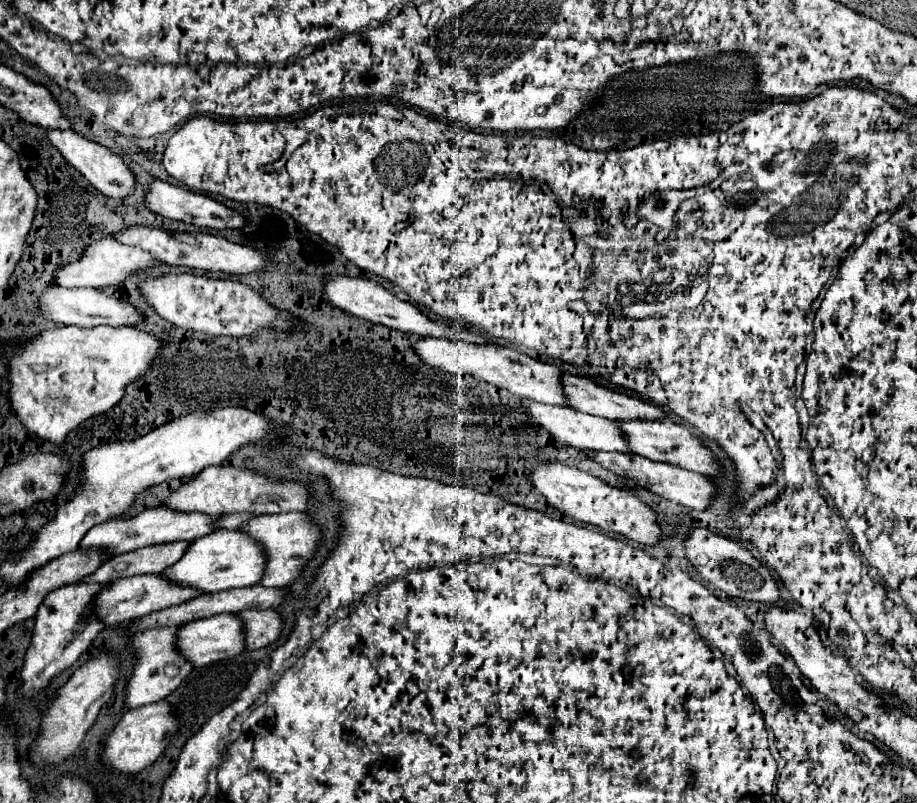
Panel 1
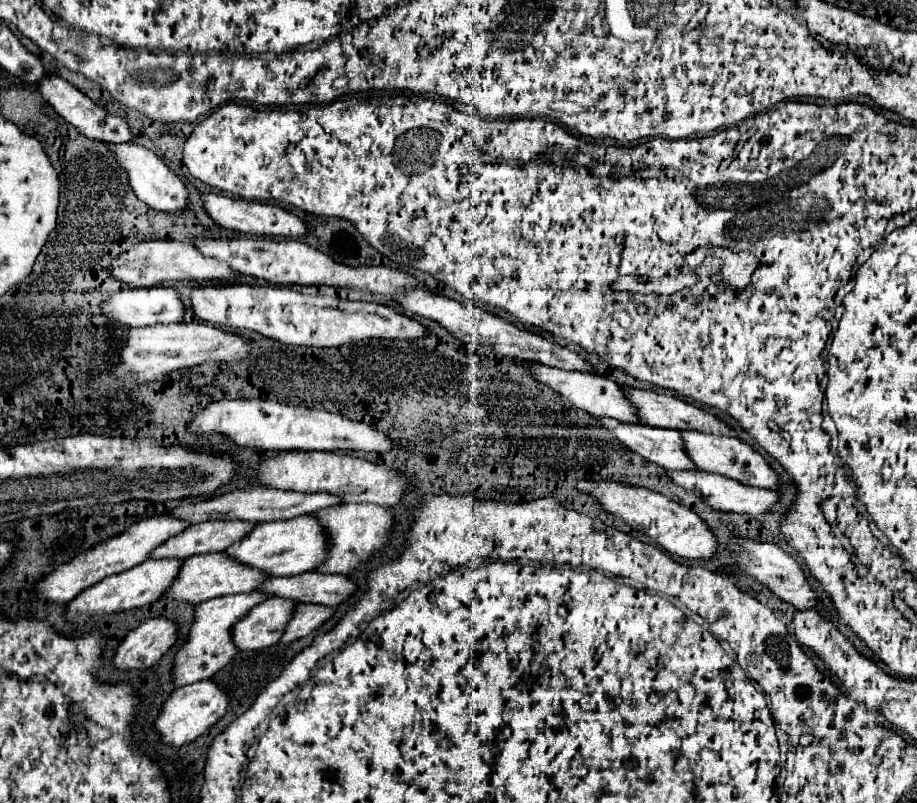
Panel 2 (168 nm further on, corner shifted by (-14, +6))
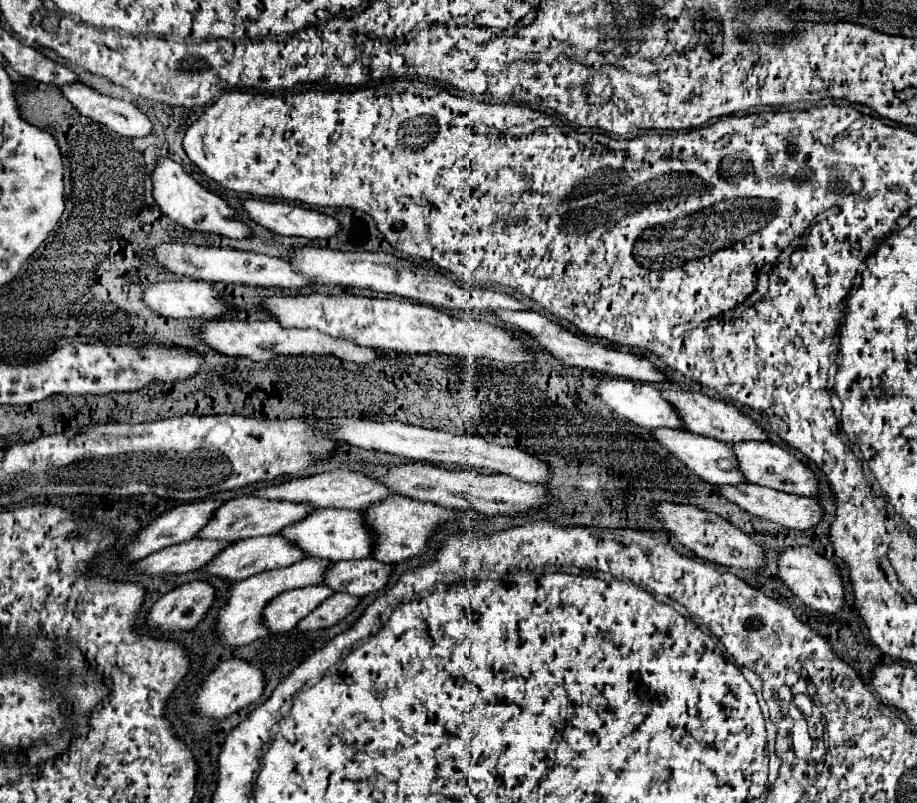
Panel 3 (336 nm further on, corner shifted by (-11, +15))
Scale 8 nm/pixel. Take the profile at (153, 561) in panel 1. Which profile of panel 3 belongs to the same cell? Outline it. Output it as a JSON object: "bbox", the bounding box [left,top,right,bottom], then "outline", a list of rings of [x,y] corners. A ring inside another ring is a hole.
{"bbox":[195,497,307,543],"outline":[[[237,497],[217,507],[209,523],[195,537],[219,539],[219,541],[231,543],[231,541],[241,541],[241,539],[259,537],[259,535],[273,535],[273,533],[279,533],[279,529],[283,529],[285,525],[291,525],[291,521],[299,521],[299,517],[305,517],[305,515],[307,515],[307,505],[295,505],[289,501],[267,501],[259,497]]]}

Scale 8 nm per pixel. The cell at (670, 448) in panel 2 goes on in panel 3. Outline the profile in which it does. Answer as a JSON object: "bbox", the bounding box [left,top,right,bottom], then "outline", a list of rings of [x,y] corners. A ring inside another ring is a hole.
{"bbox":[651,427,743,485],"outline":[[[657,427],[657,429],[651,431],[651,435],[655,437],[655,441],[659,445],[663,445],[671,455],[675,455],[681,463],[685,463],[689,467],[689,471],[693,471],[703,481],[713,483],[713,485],[743,483],[743,477],[739,477],[735,457],[731,457],[731,451],[727,449],[727,443],[721,443],[717,439],[709,439],[709,437],[703,437],[703,435],[697,435],[697,433],[689,433],[685,429],[669,429],[669,427],[667,429]]]}

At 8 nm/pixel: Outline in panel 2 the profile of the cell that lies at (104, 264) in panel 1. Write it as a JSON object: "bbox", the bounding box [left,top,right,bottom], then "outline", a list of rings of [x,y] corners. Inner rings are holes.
{"bbox":[112,240,238,288],"outline":[[[150,240],[150,242],[136,244],[130,252],[126,252],[118,260],[114,260],[112,276],[118,278],[124,284],[130,284],[130,286],[150,288],[150,286],[158,286],[158,284],[174,282],[174,280],[212,280],[212,282],[224,282],[224,280],[238,278],[238,272],[230,270],[218,258],[204,256],[192,244],[172,242],[172,240]]]}

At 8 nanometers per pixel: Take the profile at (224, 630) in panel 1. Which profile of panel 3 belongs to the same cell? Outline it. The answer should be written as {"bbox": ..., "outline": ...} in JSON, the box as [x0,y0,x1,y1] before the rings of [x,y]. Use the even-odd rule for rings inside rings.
{"bbox":[263,585,333,633],"outline":[[[309,585],[283,591],[263,607],[263,625],[269,633],[291,631],[307,613],[311,613],[331,593],[333,591],[329,591],[325,585]]]}

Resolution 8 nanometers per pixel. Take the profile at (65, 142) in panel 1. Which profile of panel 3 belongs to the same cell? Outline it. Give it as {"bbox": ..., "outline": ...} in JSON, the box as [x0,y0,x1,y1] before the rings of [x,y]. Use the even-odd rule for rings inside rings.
{"bbox":[151,157,249,239],"outline":[[[157,157],[155,169],[151,173],[153,183],[153,199],[157,201],[159,209],[175,223],[191,229],[191,231],[209,231],[225,237],[243,239],[249,237],[249,227],[235,219],[235,211],[215,193],[203,189],[193,177],[189,177],[183,167],[167,157]]]}

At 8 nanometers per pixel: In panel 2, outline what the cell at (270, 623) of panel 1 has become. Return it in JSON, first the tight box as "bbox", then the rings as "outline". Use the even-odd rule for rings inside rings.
{"bbox":[282,604,334,642],"outline":[[[298,604],[294,610],[294,616],[282,636],[282,642],[294,642],[298,638],[304,638],[324,626],[334,616],[334,608],[322,606],[322,604]]]}

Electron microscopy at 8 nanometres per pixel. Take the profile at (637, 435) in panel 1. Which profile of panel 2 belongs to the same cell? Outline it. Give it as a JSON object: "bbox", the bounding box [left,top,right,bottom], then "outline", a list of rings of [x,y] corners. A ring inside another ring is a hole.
{"bbox":[680,430,780,490],"outline":[[[684,430],[680,432],[684,442],[686,442],[686,450],[688,456],[692,458],[692,462],[704,470],[704,472],[714,472],[714,474],[722,474],[726,478],[732,478],[740,484],[746,486],[756,486],[756,488],[770,488],[770,490],[780,490],[780,480],[778,474],[770,468],[770,464],[764,460],[762,454],[758,454],[750,444],[744,444],[740,438],[730,438],[730,436],[712,436],[712,434],[702,434],[702,432],[694,432],[694,430]]]}

